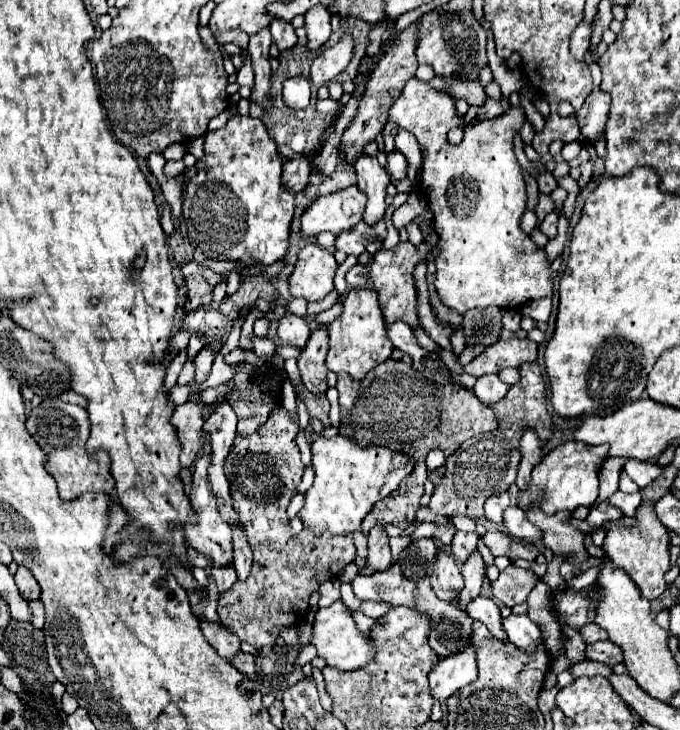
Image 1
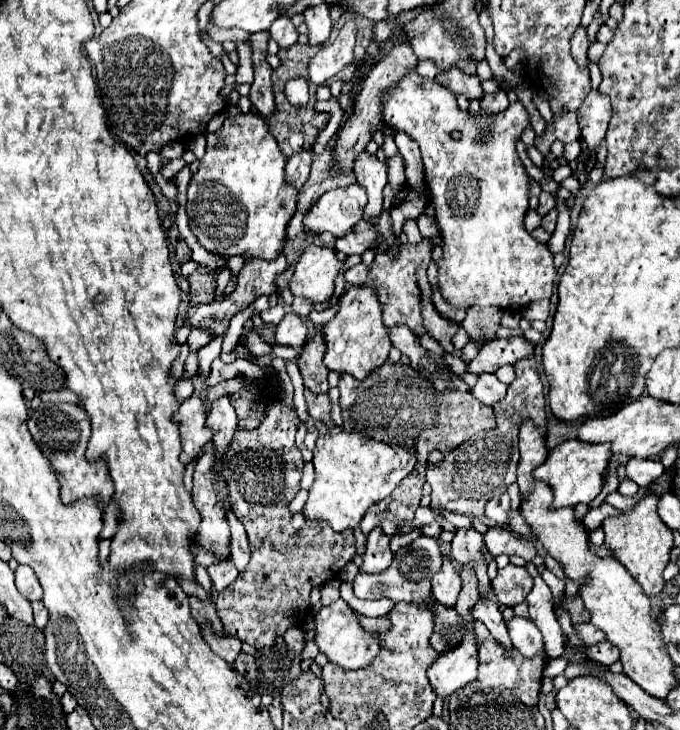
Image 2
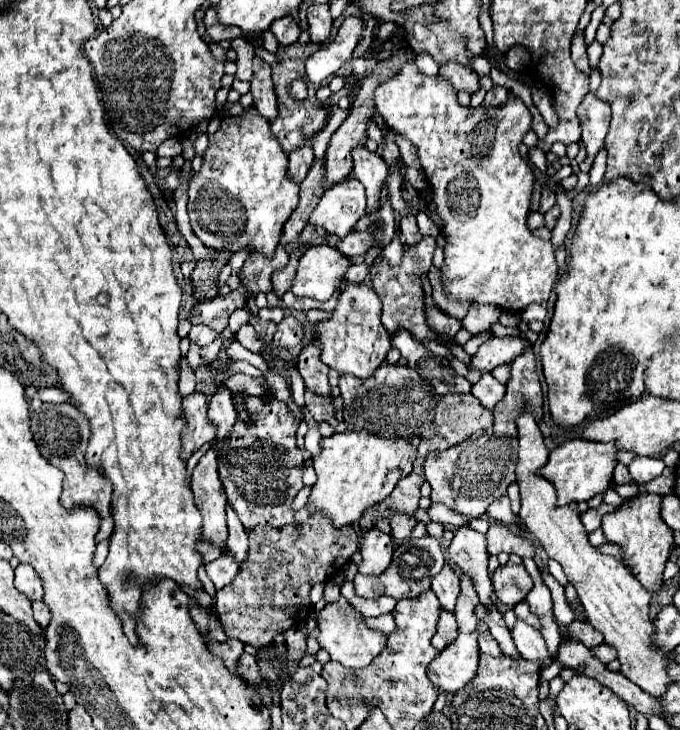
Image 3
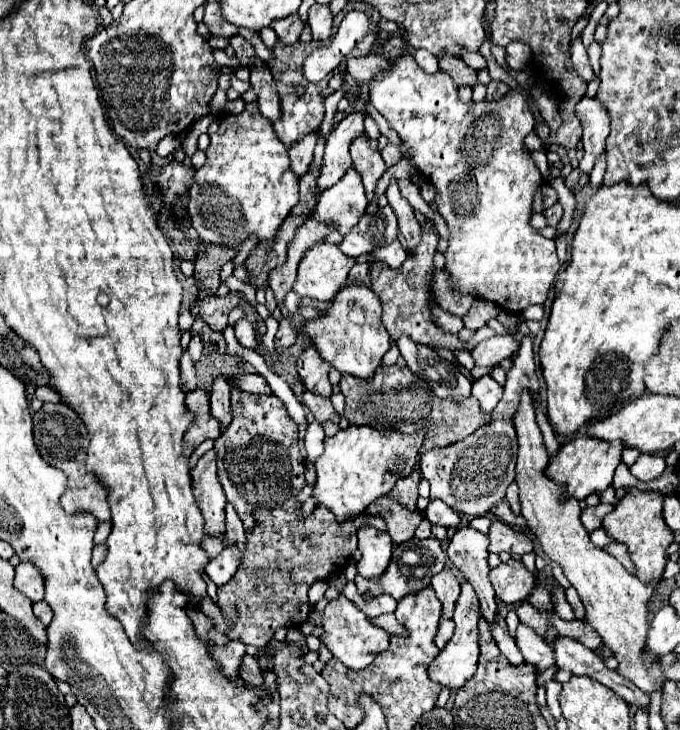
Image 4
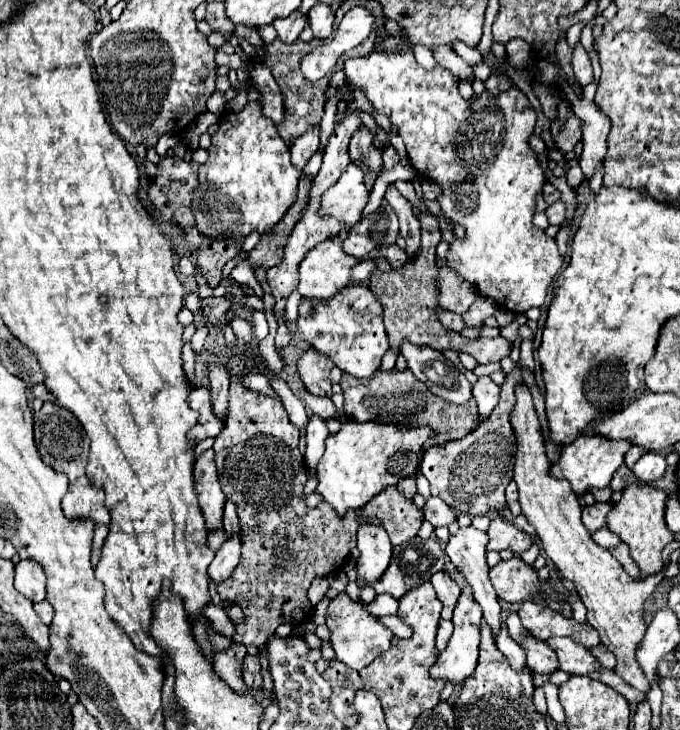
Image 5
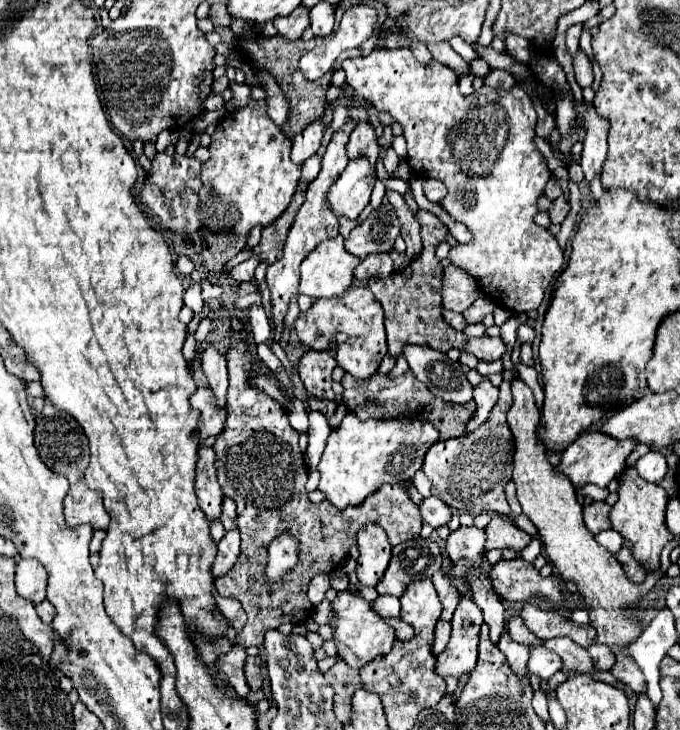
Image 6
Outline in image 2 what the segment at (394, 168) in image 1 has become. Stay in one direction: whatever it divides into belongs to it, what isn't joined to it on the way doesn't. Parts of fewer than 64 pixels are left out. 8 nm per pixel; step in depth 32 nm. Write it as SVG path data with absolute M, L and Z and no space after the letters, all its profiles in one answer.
M398 154L398 156L394 156L394 158L390 158L388 160L388 184L392 186L392 190L394 190L394 206L398 208L398 206L402 206L400 202L396 202L398 200L398 194L400 194L400 186L406 182L406 176L404 176L404 160L402 160L402 156Z

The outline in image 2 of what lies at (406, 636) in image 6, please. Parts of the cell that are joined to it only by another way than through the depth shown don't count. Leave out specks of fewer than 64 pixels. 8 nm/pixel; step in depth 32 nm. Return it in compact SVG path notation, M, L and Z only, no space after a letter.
M358 614L358 619L360 624L362 624L364 630L366 630L367 632L372 633L385 632L389 630L391 627L391 623L387 615L380 616L377 618L371 618Z

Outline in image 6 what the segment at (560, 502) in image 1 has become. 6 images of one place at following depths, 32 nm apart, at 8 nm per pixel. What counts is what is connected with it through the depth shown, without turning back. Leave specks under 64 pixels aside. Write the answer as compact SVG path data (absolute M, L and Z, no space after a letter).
M596 430L596 432L584 432L582 436L578 436L564 452L562 452L562 460L558 464L558 472L564 472L574 486L582 486L582 484L596 484L600 488L608 486L610 480L614 480L614 476L618 476L620 472L624 472L626 468L626 458L630 456L630 452L634 450L638 442L632 438L626 440L616 440L612 436L606 436L604 432Z

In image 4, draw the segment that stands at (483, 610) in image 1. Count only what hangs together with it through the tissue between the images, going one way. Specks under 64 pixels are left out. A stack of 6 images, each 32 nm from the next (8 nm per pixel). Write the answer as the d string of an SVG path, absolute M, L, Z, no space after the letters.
M498 616L498 622L496 622L496 628L492 628L492 634L494 634L494 640L496 640L500 652L504 656L508 656L508 660L514 662L514 666L524 664L524 656L520 654L520 648L516 646L516 640L508 634L508 628L506 628L506 622L504 622L502 616Z

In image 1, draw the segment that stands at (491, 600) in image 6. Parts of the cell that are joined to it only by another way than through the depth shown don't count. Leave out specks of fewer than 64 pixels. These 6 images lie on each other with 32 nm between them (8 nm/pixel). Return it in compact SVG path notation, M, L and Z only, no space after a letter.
M456 532L454 540L452 540L452 556L456 560L468 560L472 556L472 552L478 550L478 542L480 536L476 532Z

